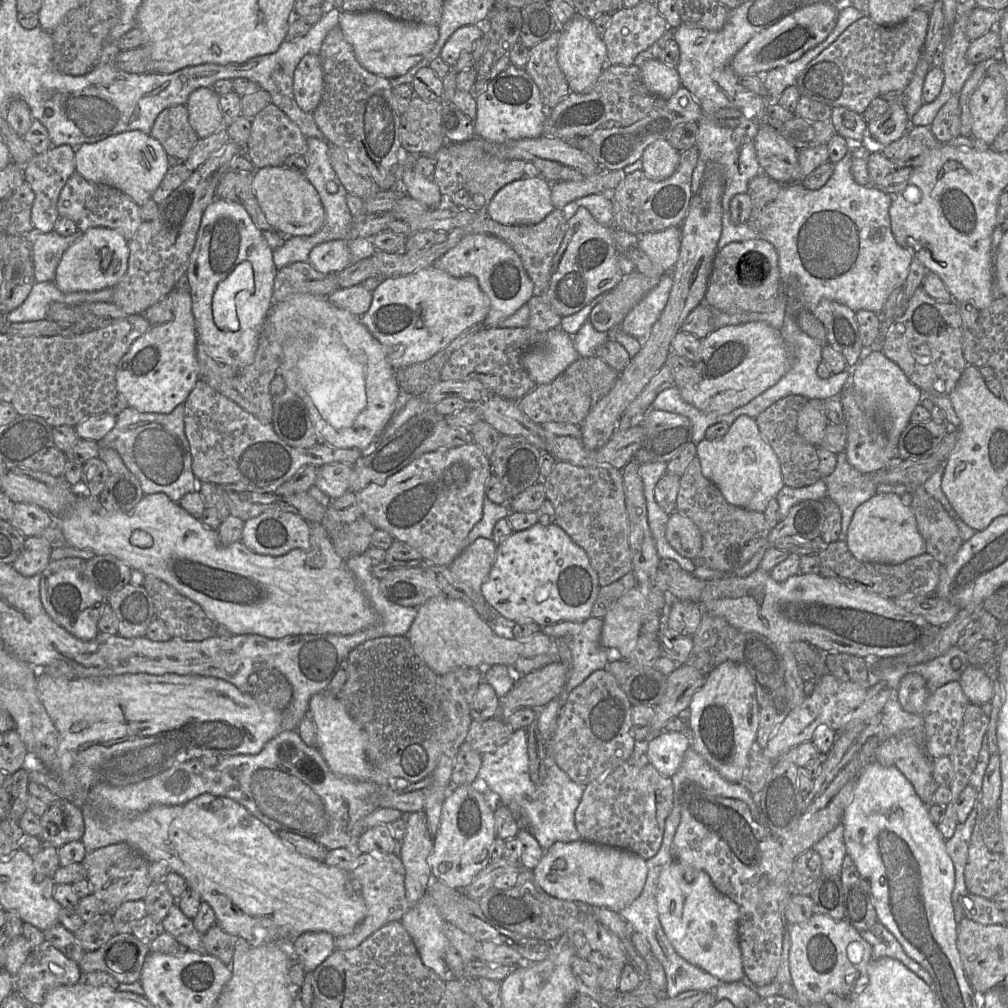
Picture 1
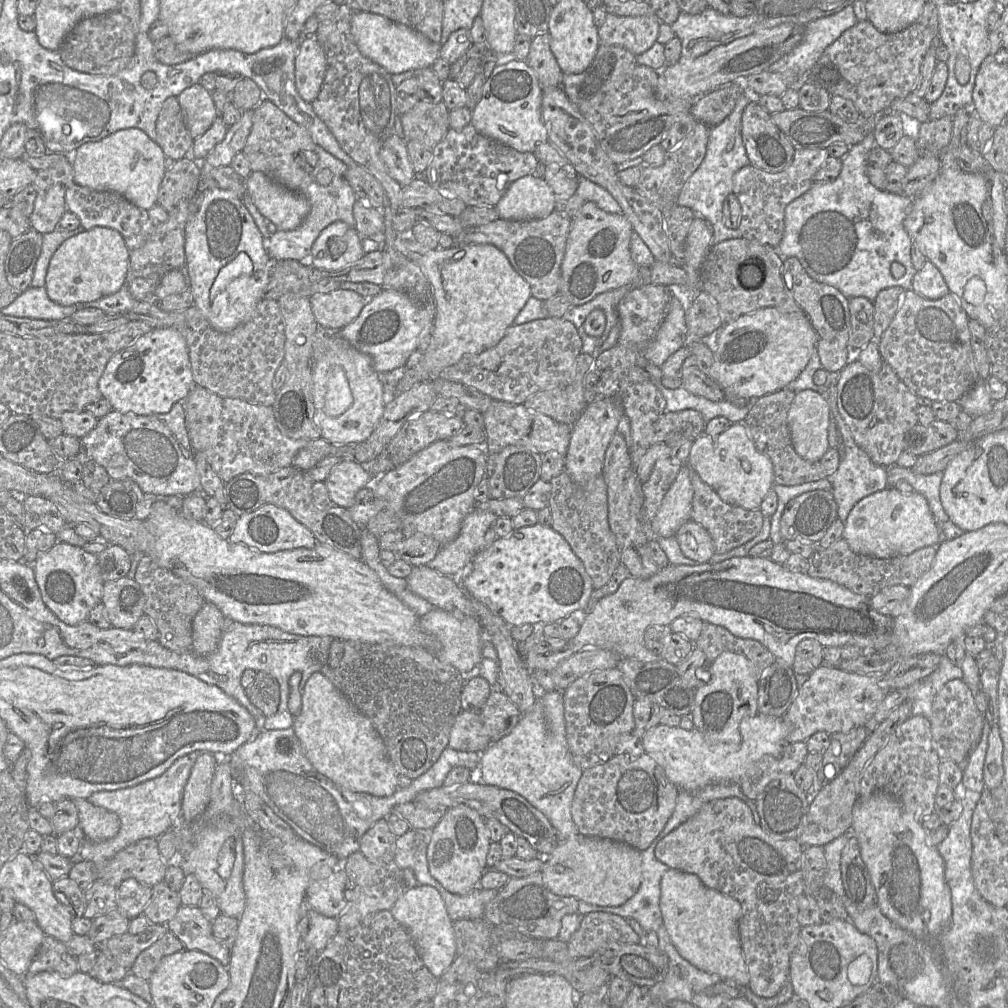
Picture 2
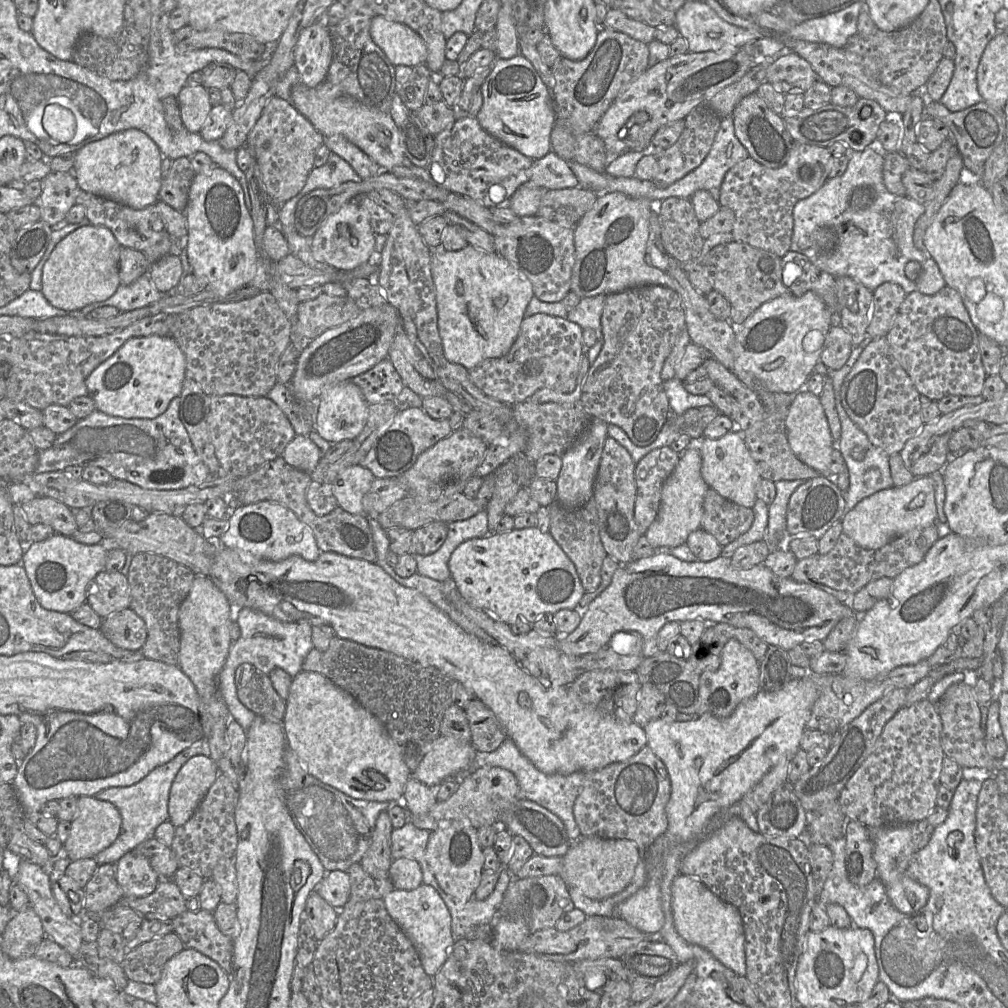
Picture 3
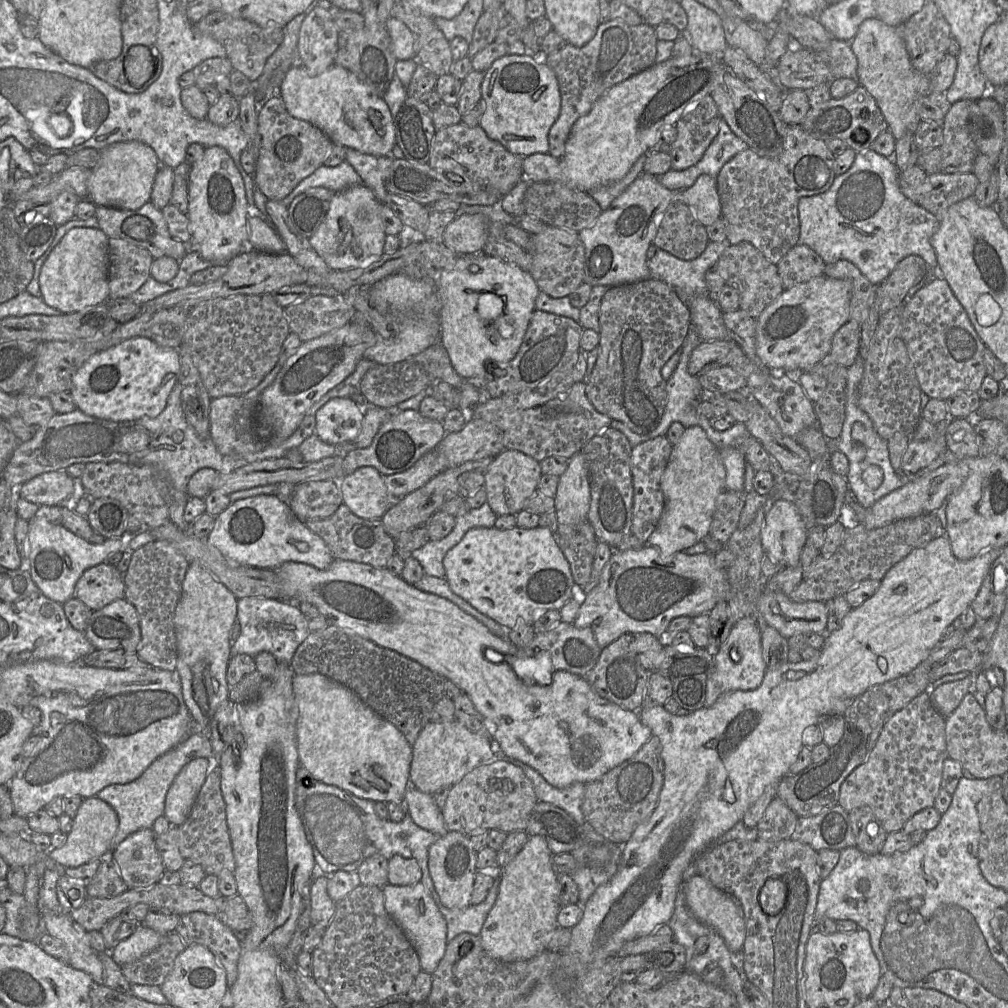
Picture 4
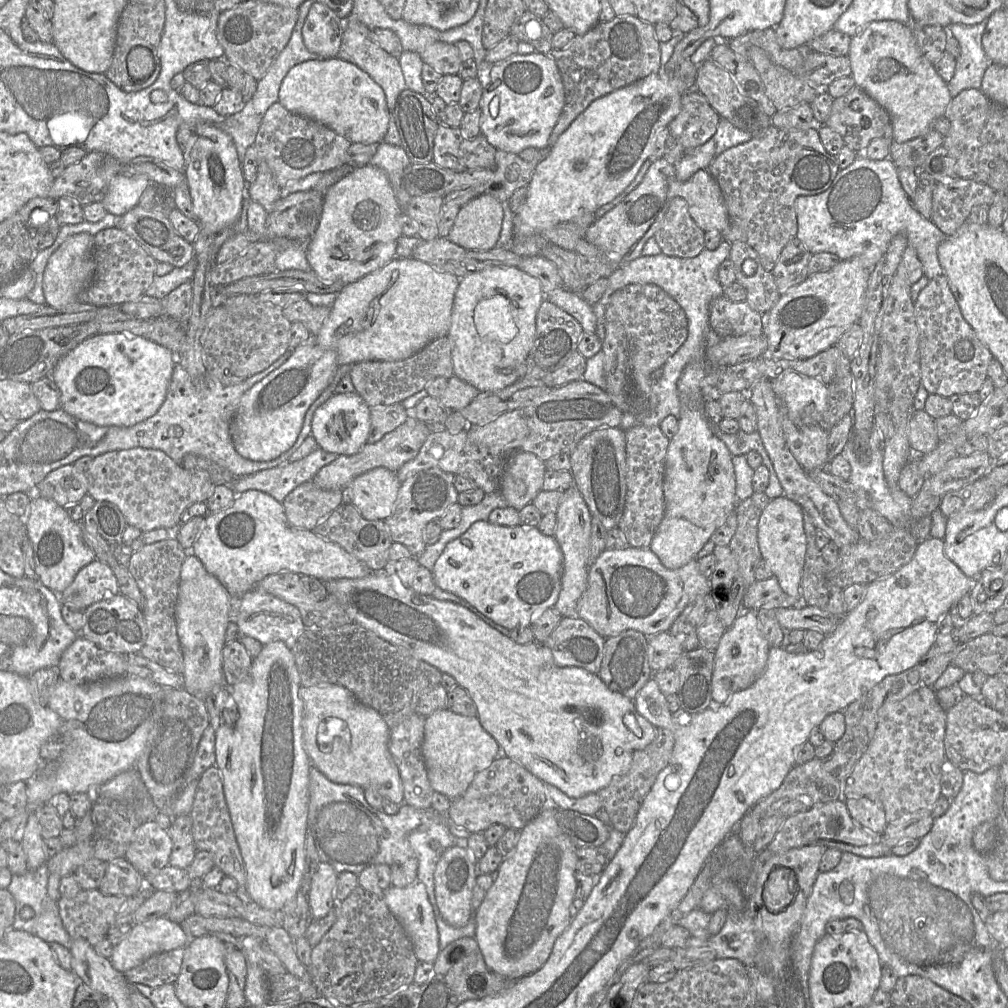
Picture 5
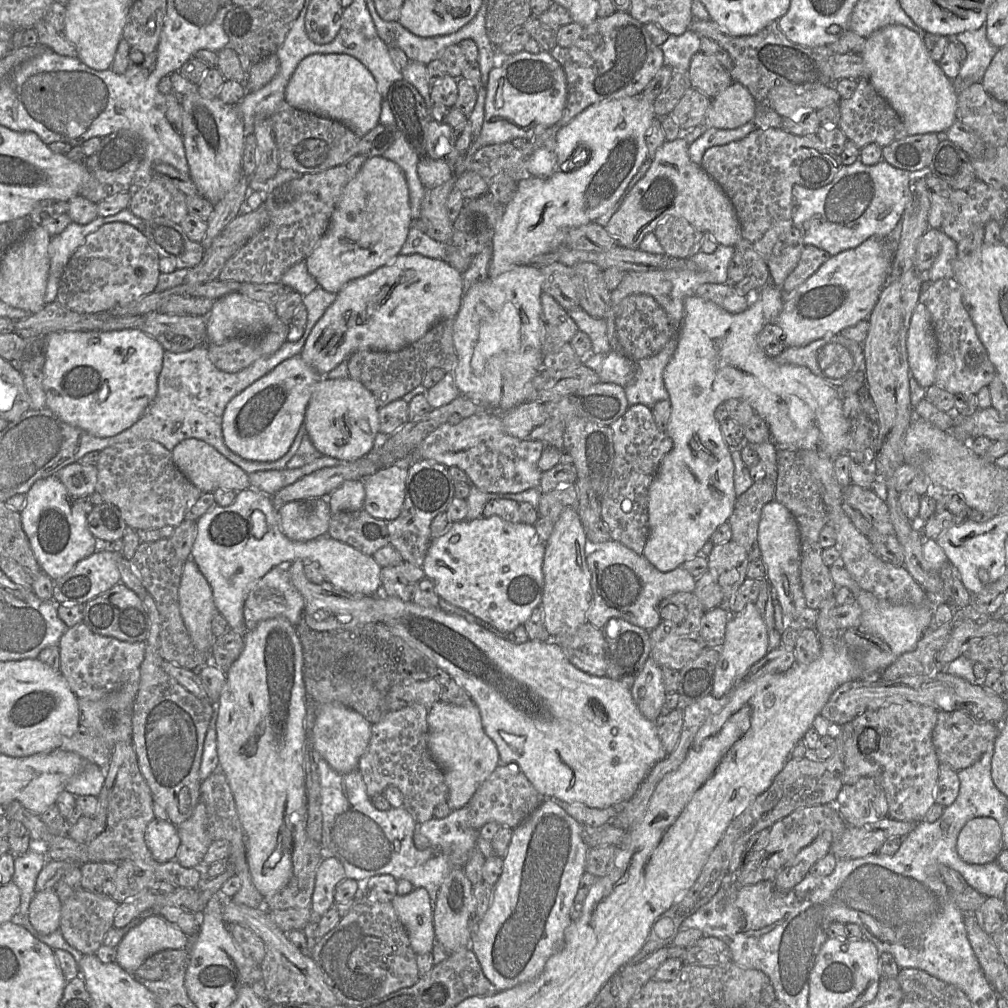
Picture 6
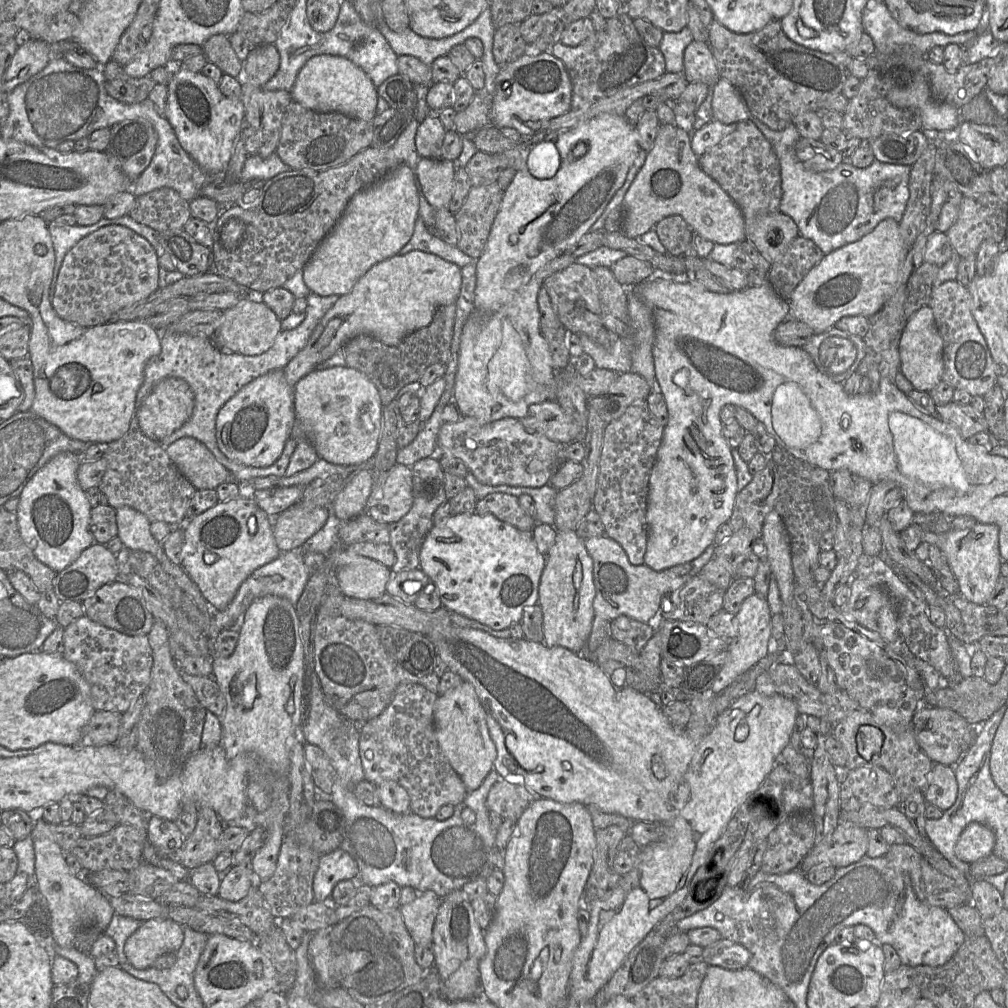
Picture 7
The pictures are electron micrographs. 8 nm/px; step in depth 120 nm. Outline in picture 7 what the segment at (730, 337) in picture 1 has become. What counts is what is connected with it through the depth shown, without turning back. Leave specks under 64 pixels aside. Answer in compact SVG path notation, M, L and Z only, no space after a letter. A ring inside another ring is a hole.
M893 218L882 220L861 239L824 255L793 291L788 300L789 317L806 323L818 334L842 317L874 315L894 294L908 252L899 222Z

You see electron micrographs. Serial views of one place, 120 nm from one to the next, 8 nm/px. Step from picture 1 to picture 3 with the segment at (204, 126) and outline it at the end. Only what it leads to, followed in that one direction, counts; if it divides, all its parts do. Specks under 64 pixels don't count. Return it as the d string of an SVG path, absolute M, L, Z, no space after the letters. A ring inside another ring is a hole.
M185 85L176 99L185 129L192 133L200 132L212 108L207 89L203 85Z

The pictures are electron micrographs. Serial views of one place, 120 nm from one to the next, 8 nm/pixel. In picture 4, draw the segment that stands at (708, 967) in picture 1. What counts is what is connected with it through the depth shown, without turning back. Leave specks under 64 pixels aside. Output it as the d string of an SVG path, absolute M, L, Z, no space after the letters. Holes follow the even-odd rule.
M695 875L687 881L685 896L692 915L718 933L723 938L729 951L739 952L743 950L746 936L745 918L740 903L733 896L716 888L700 875Z

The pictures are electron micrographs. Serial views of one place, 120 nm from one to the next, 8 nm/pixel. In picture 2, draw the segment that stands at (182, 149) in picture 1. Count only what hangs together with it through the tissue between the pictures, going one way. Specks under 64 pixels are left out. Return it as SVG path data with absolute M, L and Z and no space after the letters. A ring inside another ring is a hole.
M168 97L156 121L156 140L166 157L175 161L190 157L194 139L184 123L177 97Z

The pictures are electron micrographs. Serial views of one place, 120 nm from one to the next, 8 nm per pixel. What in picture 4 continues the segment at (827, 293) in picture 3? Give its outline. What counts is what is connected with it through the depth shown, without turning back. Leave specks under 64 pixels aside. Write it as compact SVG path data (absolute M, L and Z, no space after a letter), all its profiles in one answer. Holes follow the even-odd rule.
M803 244L793 246L776 265L784 290L824 275L826 266L818 254Z

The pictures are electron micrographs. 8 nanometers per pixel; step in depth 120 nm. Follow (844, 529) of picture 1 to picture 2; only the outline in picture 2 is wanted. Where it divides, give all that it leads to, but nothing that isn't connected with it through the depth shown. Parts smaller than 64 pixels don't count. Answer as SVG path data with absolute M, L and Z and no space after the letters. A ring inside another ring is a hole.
M828 372L828 375L830 379L830 386L825 393L820 394L826 399L830 413L834 418L836 418L837 425L841 432L840 444L838 445L840 463L838 469L829 476L829 482L837 505L838 518L844 524L849 512L858 501L870 494L887 488L888 483L886 468L872 462L868 454L855 443L849 427L846 425L839 413L837 406L837 383L840 377L840 372L832 372L831 374Z

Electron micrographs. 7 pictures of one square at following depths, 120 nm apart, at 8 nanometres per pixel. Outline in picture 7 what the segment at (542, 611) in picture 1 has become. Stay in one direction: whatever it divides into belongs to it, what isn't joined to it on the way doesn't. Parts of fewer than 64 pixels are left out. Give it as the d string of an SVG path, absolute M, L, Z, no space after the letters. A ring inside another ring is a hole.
M474 512L456 514L441 523L434 524L422 544L419 567L436 585L443 608L487 625L494 630L504 630L515 623L519 623L525 610L538 603L539 584L545 564L546 556L538 551L532 531L521 531L509 523L501 521L491 513L480 515Z

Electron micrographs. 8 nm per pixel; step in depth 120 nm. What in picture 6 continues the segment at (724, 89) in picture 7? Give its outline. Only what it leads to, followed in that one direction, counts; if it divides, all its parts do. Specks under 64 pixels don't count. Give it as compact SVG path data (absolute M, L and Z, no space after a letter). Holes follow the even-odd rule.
M732 82L711 100L704 120L695 128L681 133L690 145L709 128L734 129L753 120L756 101L742 84Z

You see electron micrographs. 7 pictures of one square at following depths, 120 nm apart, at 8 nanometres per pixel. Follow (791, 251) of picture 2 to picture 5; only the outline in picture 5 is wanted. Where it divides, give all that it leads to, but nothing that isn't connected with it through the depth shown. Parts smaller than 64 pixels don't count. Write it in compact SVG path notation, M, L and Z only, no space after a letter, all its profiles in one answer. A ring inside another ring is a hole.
M858 154L850 166L838 171L827 190L816 195L798 196L794 204L796 237L812 254L833 253L841 260L857 257L864 268L872 271L891 239L903 233L908 245L916 250L924 275L930 280L944 275L938 259L938 246L947 236L912 205L899 181L897 167L890 158L871 160Z

